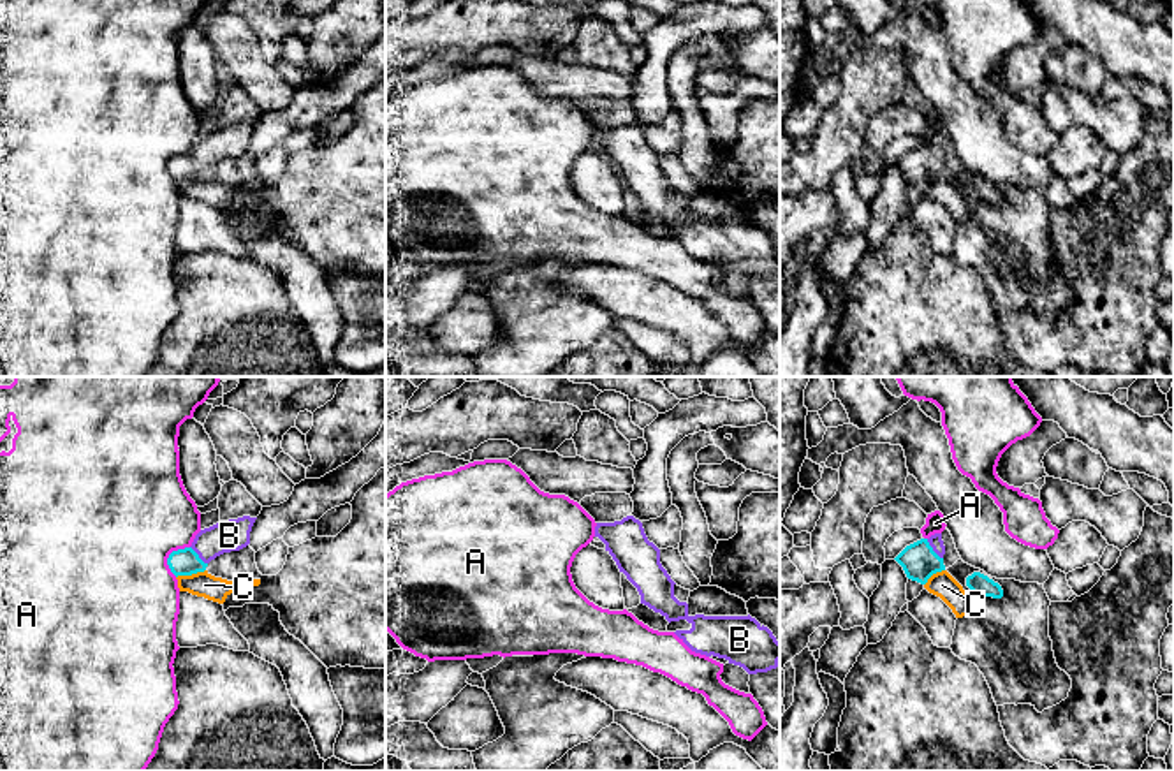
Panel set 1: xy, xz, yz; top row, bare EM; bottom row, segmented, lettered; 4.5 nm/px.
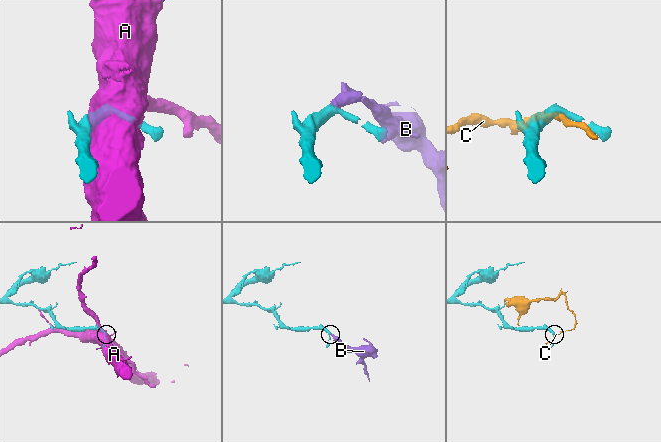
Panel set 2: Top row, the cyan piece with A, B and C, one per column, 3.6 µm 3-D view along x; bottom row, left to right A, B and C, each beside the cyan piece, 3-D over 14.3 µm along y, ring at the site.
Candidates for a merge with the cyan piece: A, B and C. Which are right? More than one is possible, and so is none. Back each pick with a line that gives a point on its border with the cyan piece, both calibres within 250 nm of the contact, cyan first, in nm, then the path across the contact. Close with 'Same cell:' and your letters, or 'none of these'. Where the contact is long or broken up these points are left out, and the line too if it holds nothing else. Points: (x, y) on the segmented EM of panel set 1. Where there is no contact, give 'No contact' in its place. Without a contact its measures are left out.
B: Touches cyan at yz (931, 550). Thickness 160 nm (cyan) against 70 nm. Path across: yz (919, 562), (931, 550), (935, 541)
Same cell: B

